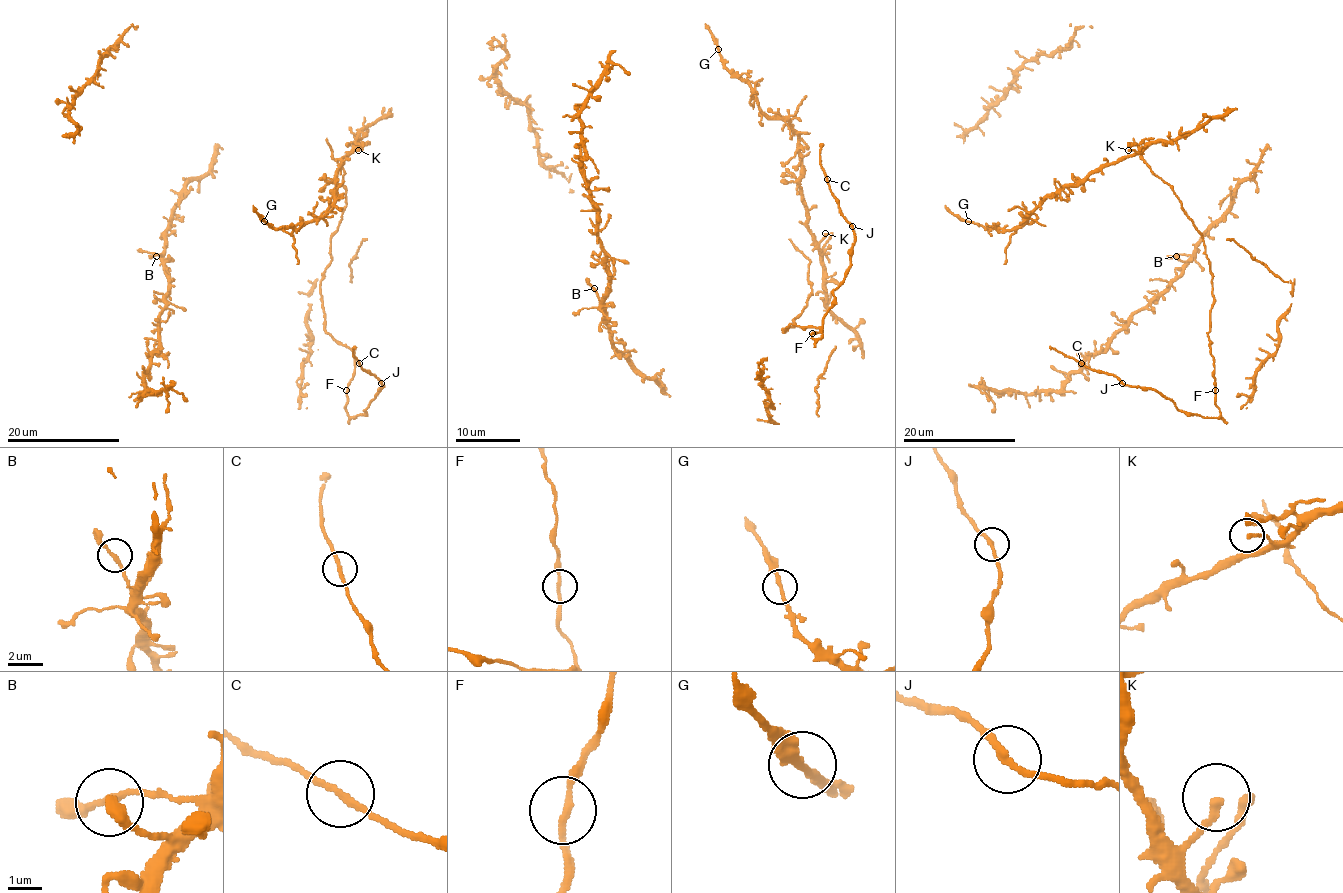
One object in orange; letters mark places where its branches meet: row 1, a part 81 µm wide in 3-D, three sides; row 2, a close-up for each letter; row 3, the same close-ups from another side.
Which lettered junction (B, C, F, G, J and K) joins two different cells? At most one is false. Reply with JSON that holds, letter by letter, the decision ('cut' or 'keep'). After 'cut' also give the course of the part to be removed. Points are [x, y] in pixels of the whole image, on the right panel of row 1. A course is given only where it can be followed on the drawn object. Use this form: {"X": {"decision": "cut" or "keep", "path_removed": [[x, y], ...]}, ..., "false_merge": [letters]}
{"B": {"decision": "keep"}, "C": {"decision": "keep"}, "F": {"decision": "keep"}, "G": {"decision": "keep"}, "J": {"decision": "keep"}, "K": {"decision": "keep"}, "false_merge": []}

